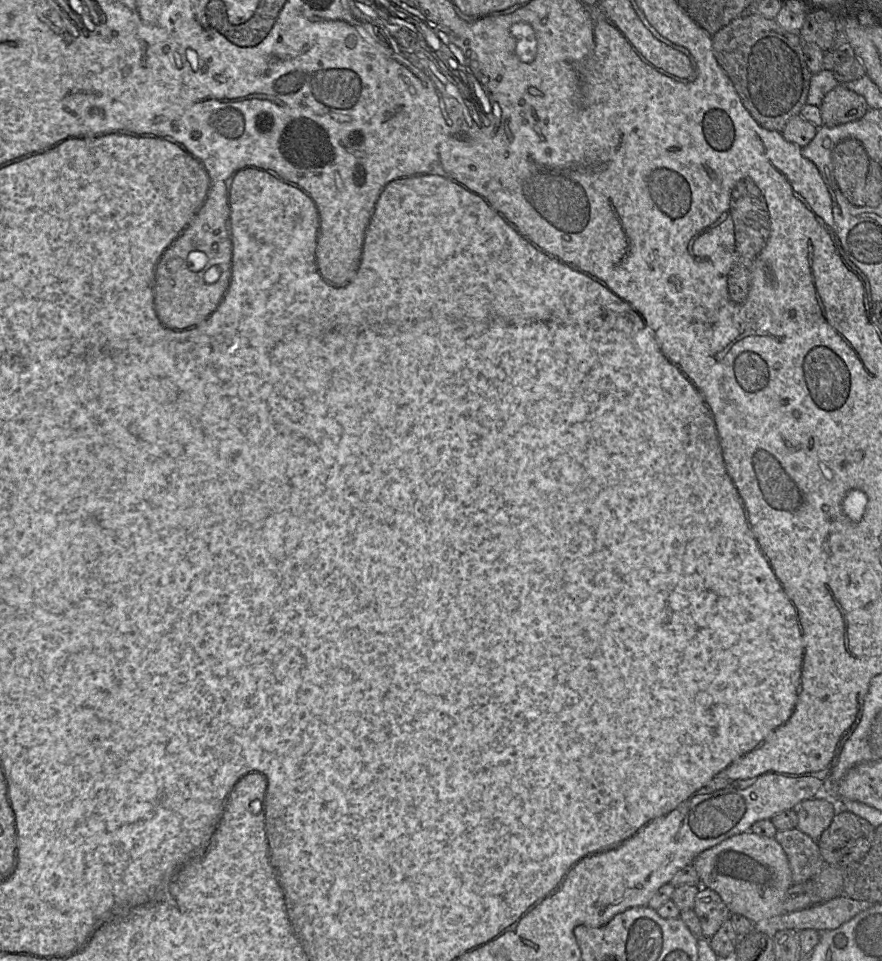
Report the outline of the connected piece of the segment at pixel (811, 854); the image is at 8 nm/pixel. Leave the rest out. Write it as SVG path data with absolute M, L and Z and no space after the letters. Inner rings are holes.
M798 828L777 830L774 839L788 858L793 884L811 880L826 864L817 842Z

